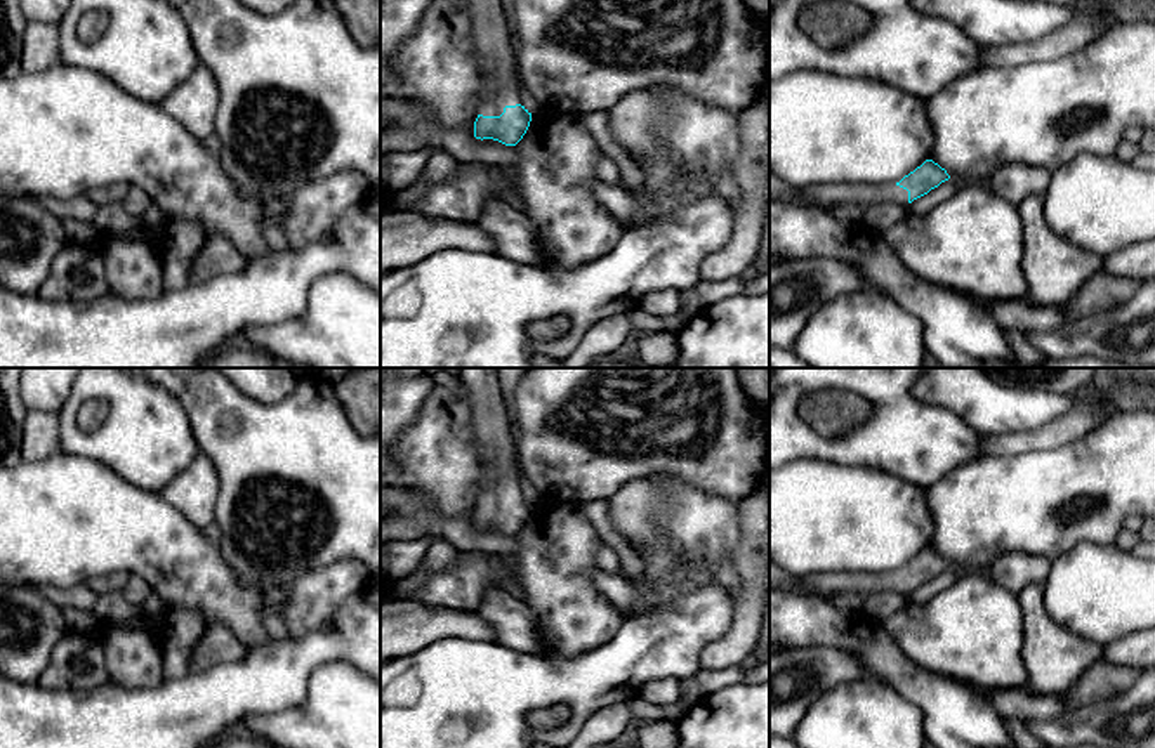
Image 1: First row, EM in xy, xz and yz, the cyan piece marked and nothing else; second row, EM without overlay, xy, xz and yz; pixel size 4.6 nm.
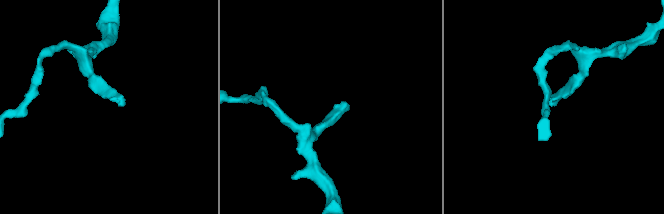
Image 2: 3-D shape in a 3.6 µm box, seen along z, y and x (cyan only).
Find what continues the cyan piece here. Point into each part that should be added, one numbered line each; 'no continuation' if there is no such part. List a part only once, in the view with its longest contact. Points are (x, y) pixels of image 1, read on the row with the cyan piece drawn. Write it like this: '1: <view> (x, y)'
1: xz (492, 40)

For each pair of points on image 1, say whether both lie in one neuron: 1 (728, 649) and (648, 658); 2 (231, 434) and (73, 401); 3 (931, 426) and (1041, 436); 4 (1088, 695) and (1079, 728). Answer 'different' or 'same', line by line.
1: different
2: different
3: different
4: different

